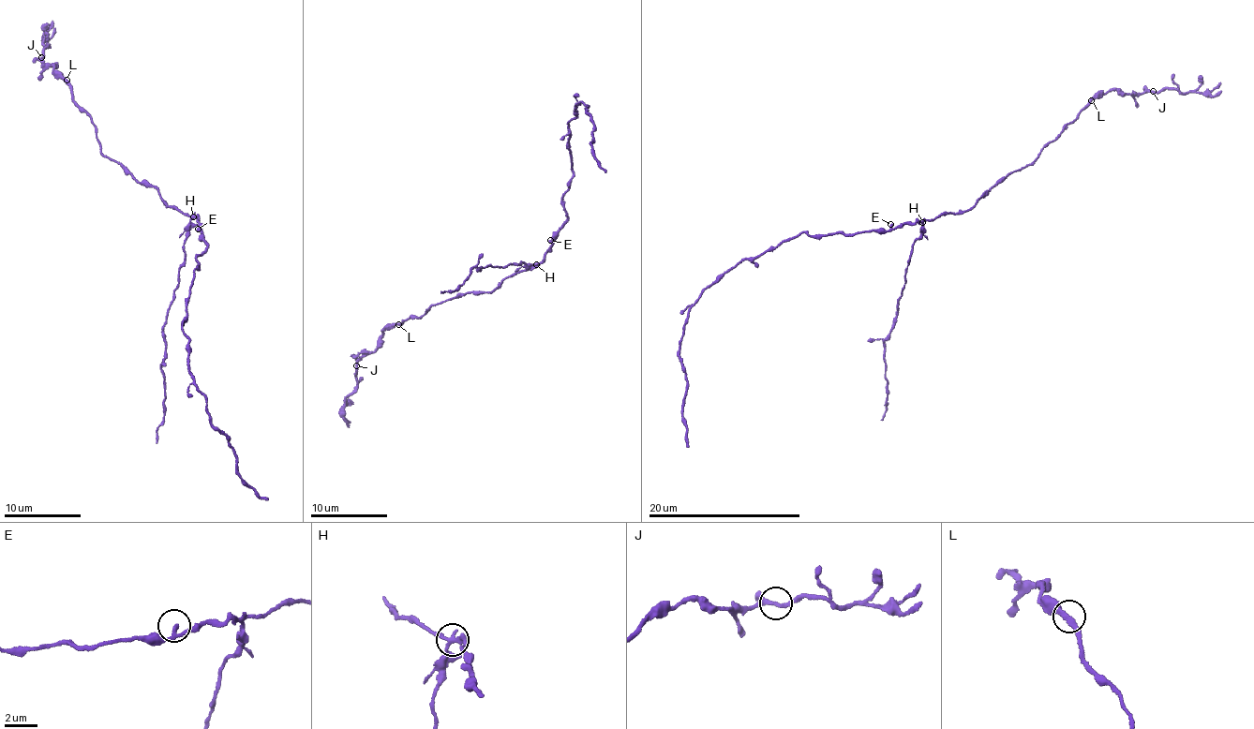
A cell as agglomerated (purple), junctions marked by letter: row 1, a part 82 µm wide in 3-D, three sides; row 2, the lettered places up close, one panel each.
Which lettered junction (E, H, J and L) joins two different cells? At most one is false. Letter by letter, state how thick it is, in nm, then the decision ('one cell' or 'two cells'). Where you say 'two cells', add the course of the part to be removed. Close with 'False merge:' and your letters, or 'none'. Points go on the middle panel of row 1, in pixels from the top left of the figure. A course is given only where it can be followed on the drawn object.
E: 260 nm | one cell
H: 220 nm | two cells | (536, 265), (527, 267), (521, 262), (503, 269), (488, 265), (479, 271), (476, 267), (454, 292), (441, 291)
J: 240 nm | one cell
L: 280 nm | one cell
False merge: H

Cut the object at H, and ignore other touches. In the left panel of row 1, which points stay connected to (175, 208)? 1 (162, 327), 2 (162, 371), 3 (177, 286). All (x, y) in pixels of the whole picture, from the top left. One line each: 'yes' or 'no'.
1: no
2: no
3: no

